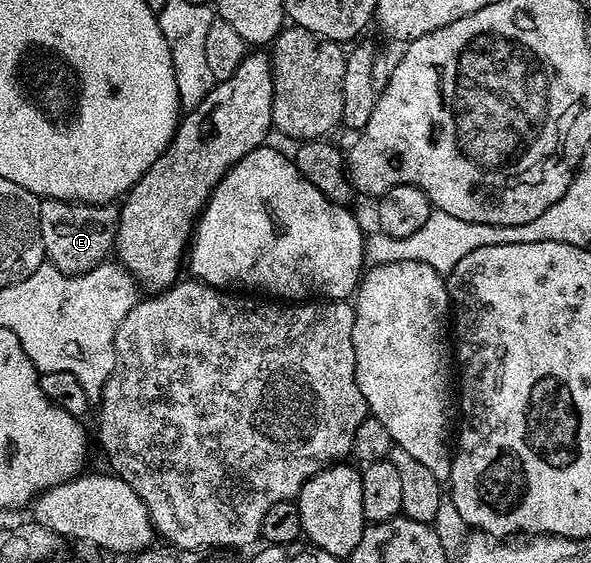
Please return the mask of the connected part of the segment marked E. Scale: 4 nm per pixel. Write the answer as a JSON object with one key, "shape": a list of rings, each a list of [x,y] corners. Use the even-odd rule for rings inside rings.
{"shape":[[[46,198],[39,208],[39,228],[48,265],[64,274],[85,274],[110,257],[117,241],[120,209],[113,204],[92,206],[90,202],[64,202]]]}

